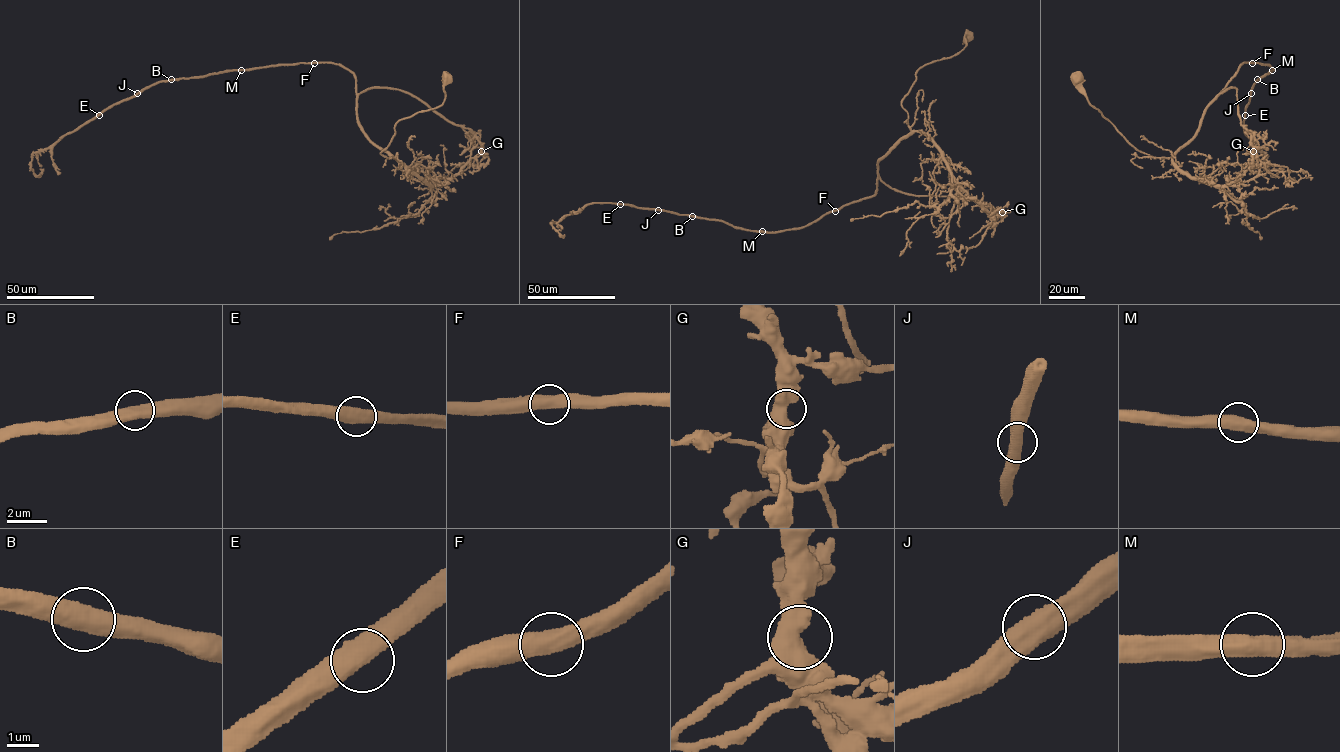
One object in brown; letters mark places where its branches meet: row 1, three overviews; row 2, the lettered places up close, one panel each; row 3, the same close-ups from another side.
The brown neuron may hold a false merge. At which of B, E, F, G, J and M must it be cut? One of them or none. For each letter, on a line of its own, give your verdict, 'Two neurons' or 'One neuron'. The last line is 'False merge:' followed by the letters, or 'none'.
B: One neuron
E: One neuron
F: One neuron
G: One neuron
J: One neuron
M: One neuron
False merge: none

